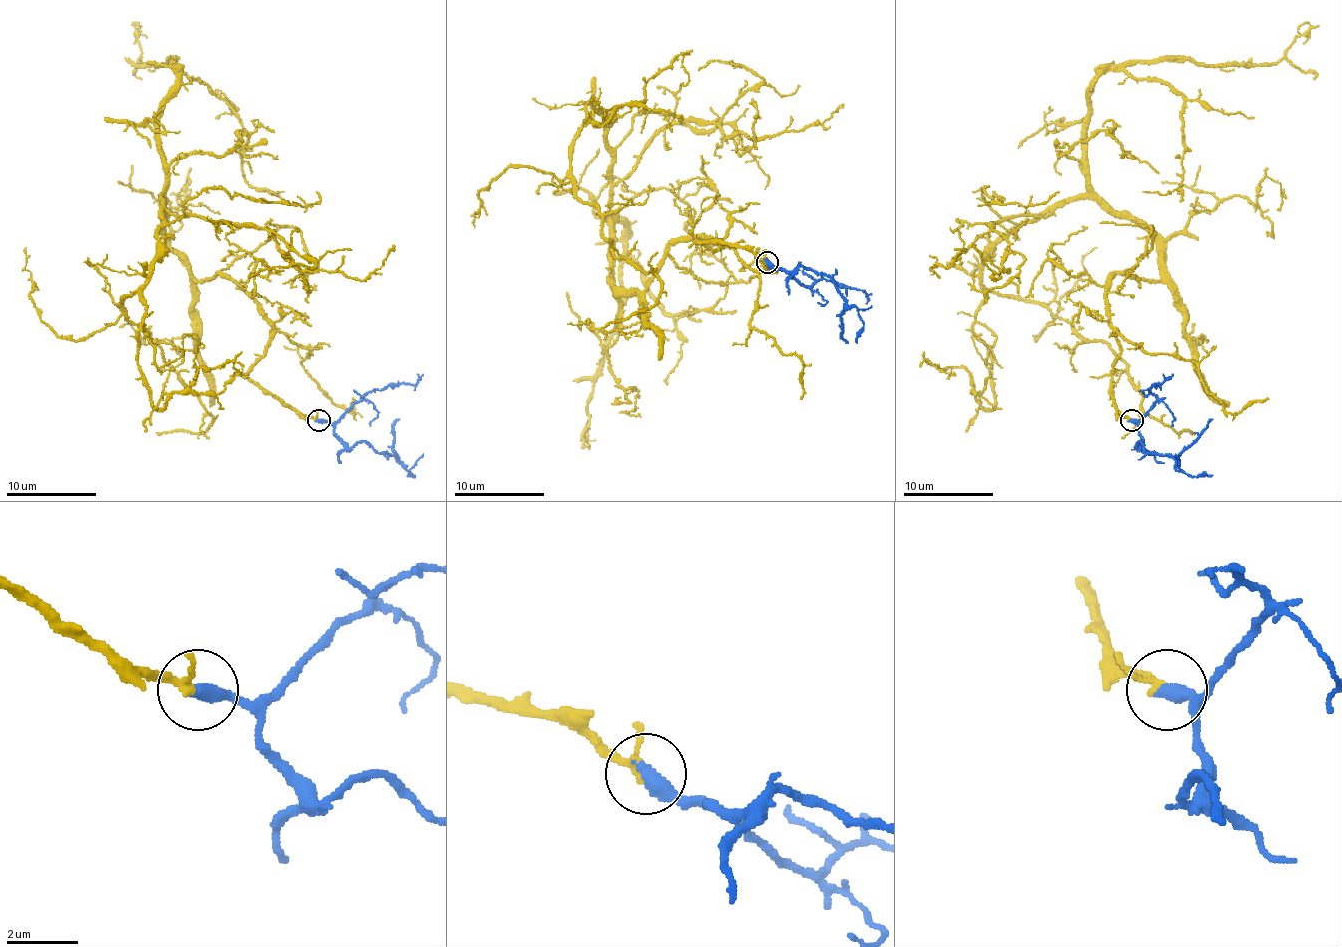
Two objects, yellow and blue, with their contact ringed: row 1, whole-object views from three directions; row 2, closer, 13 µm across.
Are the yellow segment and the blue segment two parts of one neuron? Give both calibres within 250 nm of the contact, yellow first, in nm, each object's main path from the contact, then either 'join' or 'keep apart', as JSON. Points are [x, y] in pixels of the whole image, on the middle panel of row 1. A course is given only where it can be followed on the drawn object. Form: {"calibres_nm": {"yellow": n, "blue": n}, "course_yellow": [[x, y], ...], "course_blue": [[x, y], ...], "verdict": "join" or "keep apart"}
{"calibres_nm": {"yellow": 190, "blue": 480}, "course_yellow": [[766, 261], [683, 237], [643, 290], [618, 290], [598, 113], [573, 192], [661, 281], [605, 326]], "course_blue": [[766, 261], [778, 268], [793, 270], [798, 266], [829, 277], [843, 299], [856, 308], [863, 322], [856, 342]], "verdict": "join"}

